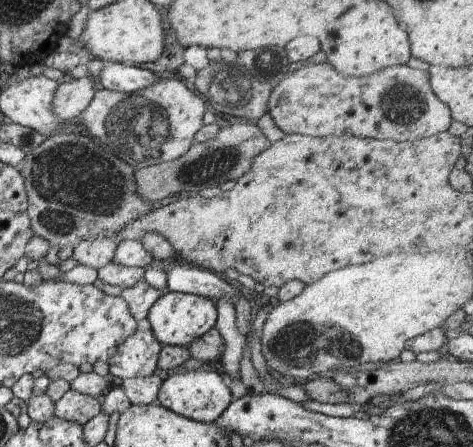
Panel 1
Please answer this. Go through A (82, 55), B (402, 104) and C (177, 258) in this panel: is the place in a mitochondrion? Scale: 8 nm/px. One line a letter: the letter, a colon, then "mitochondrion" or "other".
A: other
B: mitochondrion
C: other

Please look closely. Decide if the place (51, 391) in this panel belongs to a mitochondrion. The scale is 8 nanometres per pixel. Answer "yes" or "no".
no

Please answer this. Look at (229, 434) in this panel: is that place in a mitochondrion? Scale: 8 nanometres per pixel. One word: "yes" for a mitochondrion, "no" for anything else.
no

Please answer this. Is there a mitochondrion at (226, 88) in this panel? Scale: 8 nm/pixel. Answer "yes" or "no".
yes

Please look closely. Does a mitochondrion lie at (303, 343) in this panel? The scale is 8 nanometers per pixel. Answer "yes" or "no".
yes

